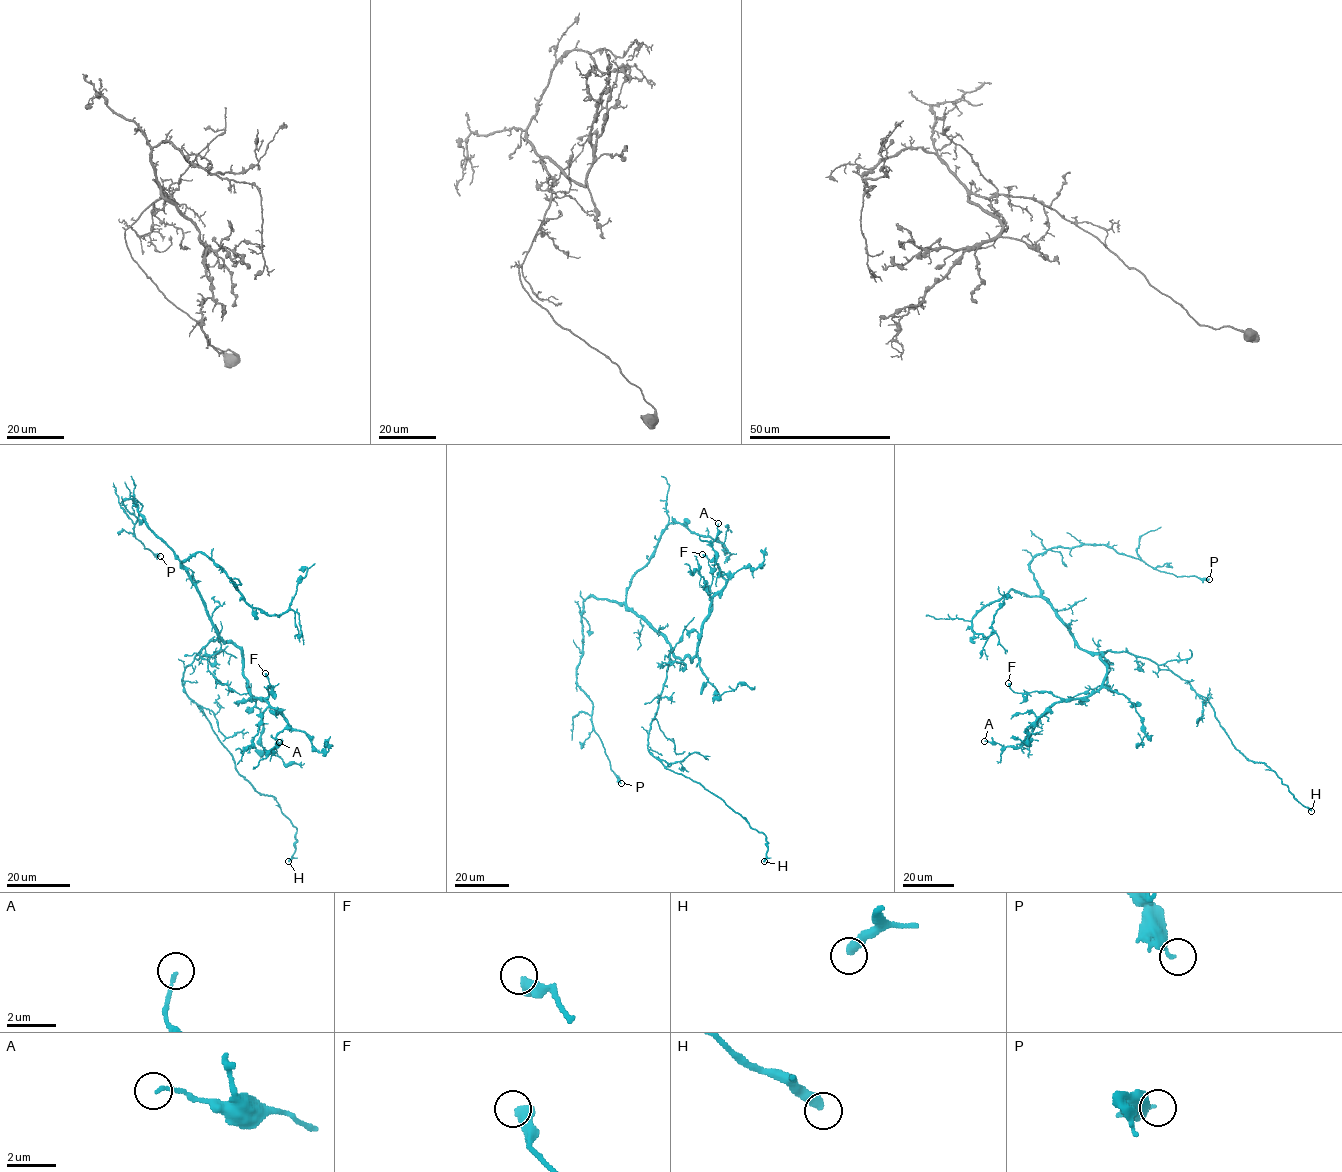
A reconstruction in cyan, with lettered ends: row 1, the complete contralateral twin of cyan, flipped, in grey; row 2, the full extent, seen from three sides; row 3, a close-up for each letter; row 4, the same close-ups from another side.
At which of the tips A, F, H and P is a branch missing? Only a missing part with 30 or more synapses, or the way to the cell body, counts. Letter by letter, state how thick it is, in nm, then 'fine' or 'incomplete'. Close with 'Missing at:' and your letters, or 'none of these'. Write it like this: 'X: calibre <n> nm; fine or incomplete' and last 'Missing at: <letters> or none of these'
A: calibre 120 nm; fine
F: calibre 480 nm; fine
H: calibre 400 nm; incomplete
P: calibre 240 nm; fine
Missing at: H

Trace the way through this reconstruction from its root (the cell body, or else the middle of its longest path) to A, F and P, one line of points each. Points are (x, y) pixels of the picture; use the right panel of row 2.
A: (1085, 651), (1103, 654), (1106, 677), (1097, 690), (1055, 702), (1032, 724), (1032, 733), (1019, 747), (984, 741)
F: (1085, 651), (1101, 653), (1106, 666), (1103, 684), (1085, 696), (1067, 699), (1047, 691), (1015, 693), (1008, 683)
P: (1085, 651), (1041, 595), (1029, 566), (1037, 555), (1056, 547), (1108, 545), (1161, 571), (1209, 579)

